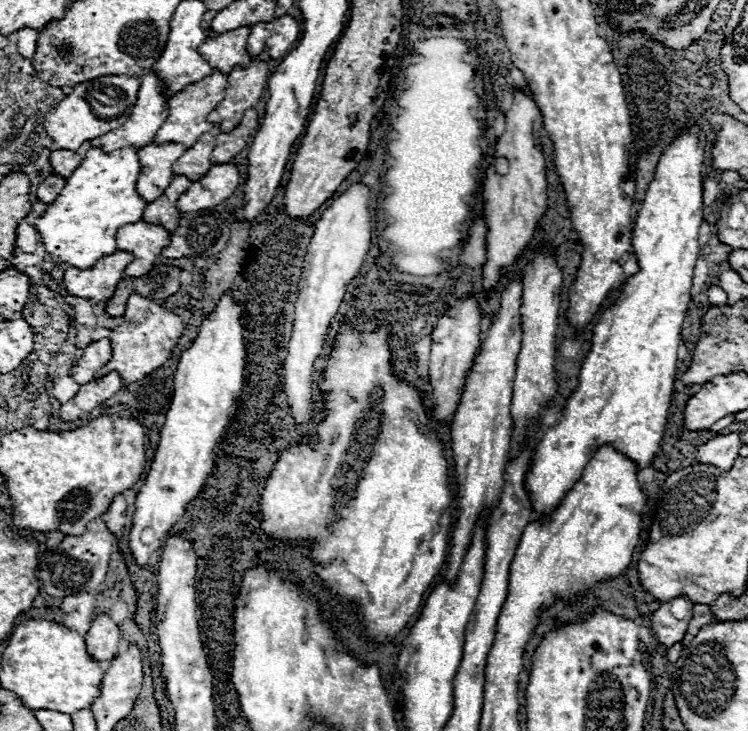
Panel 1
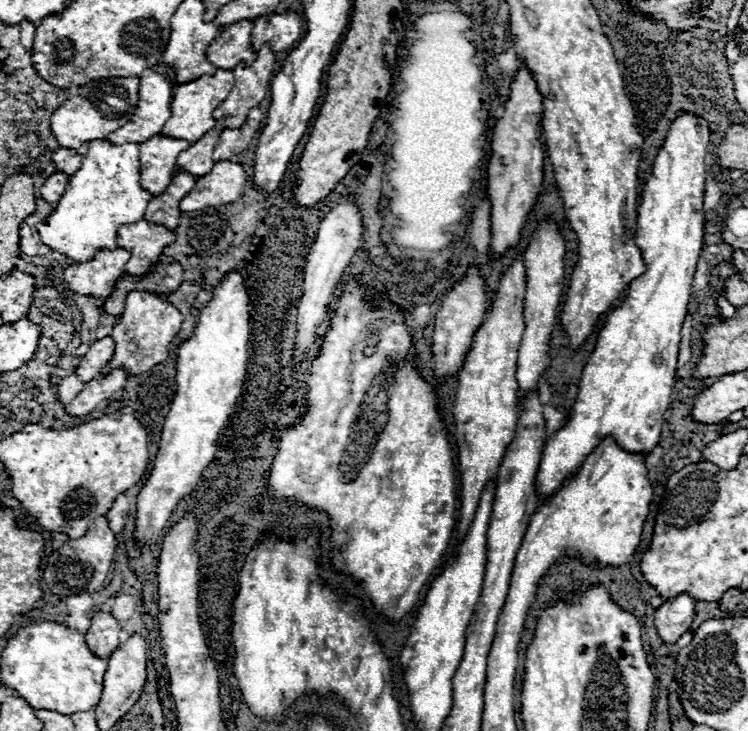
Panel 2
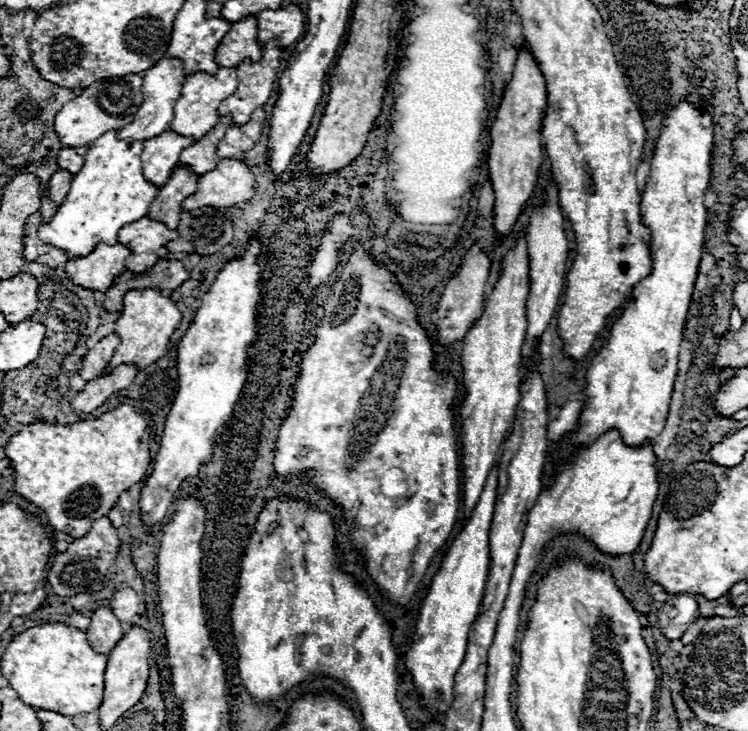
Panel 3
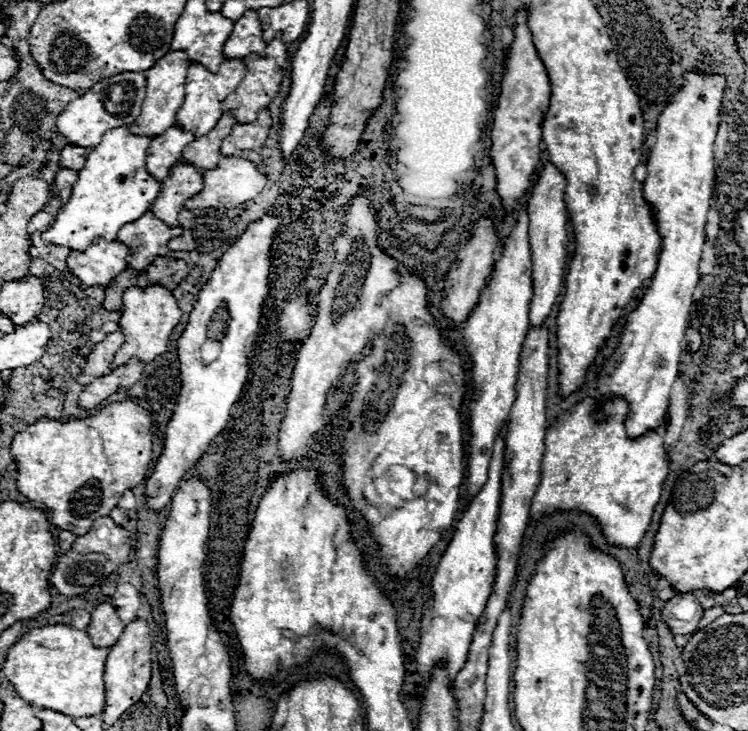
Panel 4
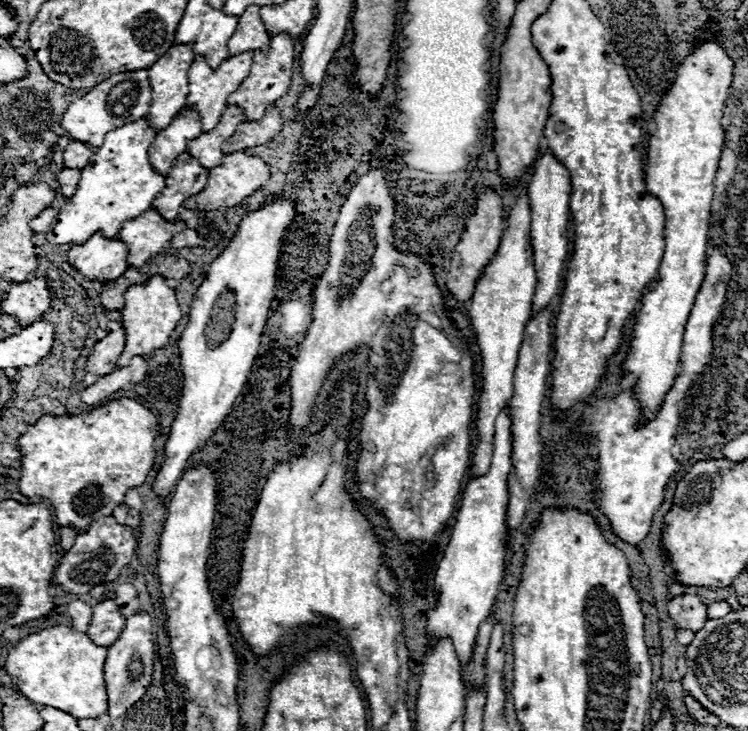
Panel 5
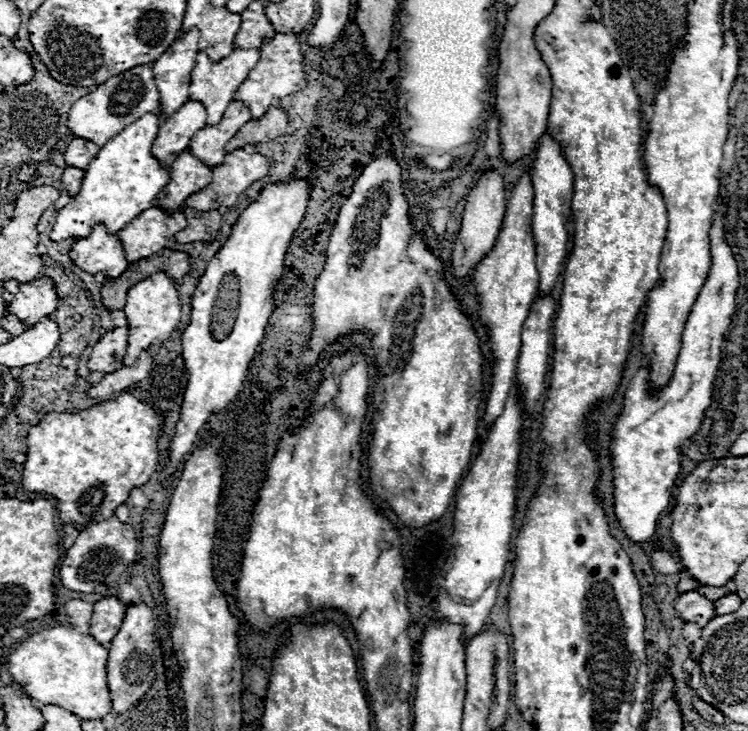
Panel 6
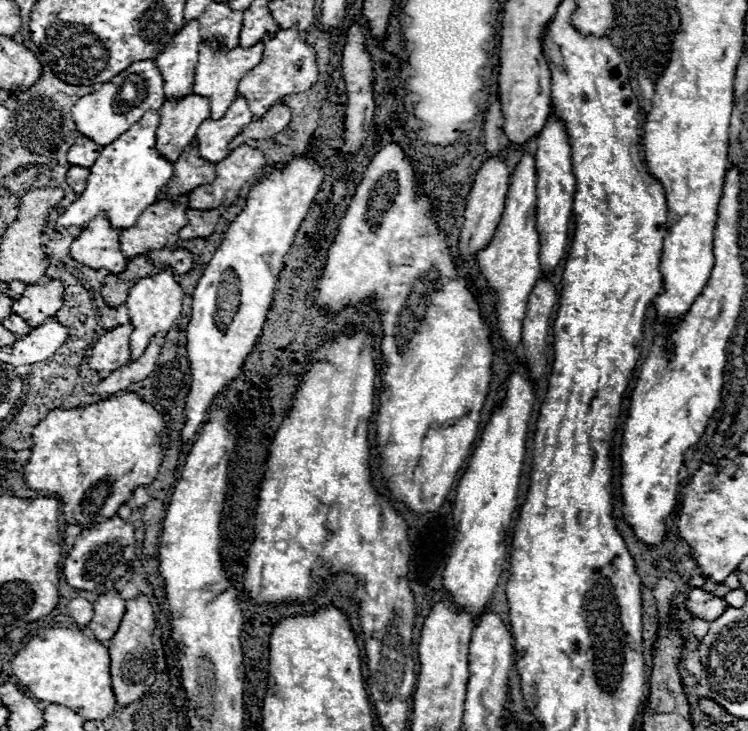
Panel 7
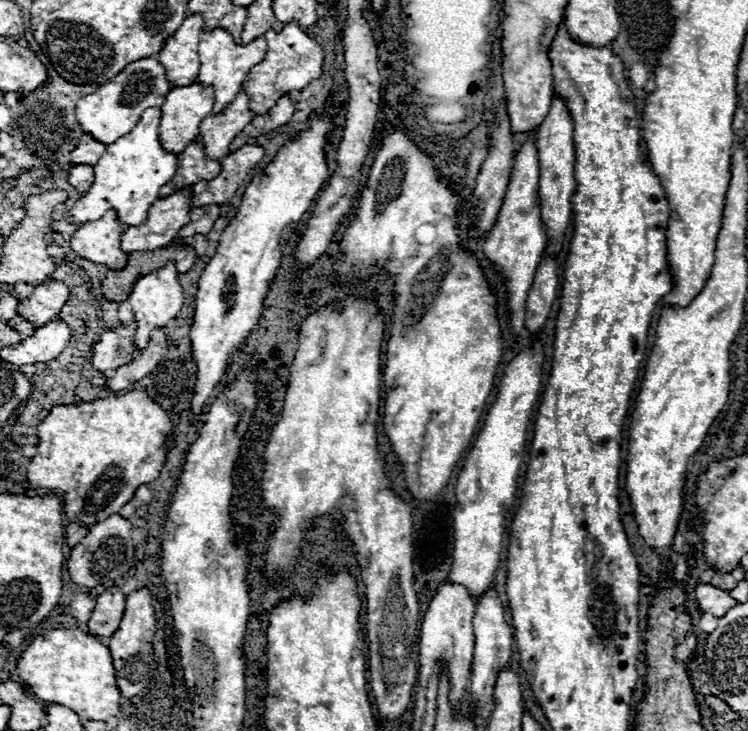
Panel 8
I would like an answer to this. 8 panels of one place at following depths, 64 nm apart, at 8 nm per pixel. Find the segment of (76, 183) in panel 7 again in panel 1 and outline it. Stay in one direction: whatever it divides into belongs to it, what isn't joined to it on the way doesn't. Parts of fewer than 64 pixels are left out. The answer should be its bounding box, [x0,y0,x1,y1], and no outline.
[38,176,66,204]

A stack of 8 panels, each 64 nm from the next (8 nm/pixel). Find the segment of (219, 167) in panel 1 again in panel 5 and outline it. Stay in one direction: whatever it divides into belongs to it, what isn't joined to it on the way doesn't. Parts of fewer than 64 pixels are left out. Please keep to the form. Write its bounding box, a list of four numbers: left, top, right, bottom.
[184,152,270,210]

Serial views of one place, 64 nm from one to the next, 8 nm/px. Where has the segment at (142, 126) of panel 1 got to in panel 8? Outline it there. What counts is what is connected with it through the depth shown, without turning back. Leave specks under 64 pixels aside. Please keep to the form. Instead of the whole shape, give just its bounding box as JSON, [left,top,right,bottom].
[156,14,204,88]

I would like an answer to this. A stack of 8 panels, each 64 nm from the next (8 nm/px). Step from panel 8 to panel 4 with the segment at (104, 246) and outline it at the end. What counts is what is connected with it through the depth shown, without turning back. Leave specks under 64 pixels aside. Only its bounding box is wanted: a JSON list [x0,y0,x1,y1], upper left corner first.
[68,238,128,286]

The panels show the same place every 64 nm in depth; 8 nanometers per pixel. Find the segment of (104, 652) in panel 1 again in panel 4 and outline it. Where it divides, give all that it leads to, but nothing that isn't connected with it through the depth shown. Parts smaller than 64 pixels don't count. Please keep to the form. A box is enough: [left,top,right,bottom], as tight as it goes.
[86,602,124,648]

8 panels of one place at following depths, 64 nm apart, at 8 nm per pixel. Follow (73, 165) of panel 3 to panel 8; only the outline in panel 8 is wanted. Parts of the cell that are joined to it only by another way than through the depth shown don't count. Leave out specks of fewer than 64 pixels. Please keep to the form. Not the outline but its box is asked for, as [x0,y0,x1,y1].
[70,134,106,166]

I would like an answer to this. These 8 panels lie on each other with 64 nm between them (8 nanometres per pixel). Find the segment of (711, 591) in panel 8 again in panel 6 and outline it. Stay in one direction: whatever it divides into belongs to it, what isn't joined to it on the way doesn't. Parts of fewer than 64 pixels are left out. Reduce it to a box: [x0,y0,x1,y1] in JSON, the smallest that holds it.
[674,590,716,626]

